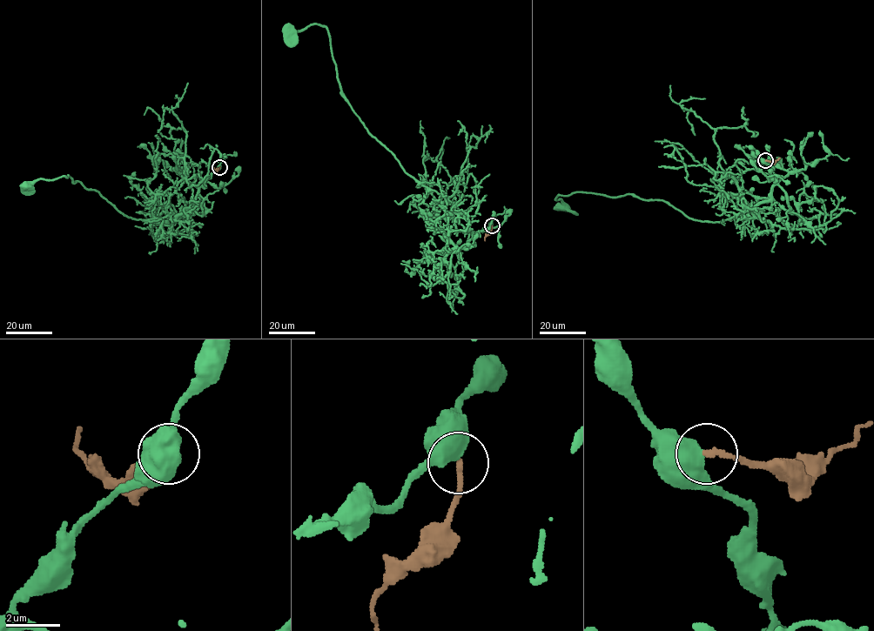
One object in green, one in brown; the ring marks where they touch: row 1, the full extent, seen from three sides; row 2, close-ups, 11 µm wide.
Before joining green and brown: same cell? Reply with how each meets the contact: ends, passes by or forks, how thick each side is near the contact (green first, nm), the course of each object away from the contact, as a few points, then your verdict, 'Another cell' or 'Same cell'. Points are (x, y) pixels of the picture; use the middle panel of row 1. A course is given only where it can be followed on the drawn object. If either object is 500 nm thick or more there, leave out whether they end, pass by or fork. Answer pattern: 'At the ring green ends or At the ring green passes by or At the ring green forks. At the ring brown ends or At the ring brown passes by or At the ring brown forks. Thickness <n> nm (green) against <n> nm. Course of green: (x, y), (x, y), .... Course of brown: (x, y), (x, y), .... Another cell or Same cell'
Thickness 700 nm (green) against 190 nm. Course of green: (492, 225), (474, 237), (369, 132), (341, 90), (328, 30), (288, 32). Course of brown: (492, 225), (485, 240). Another cell

